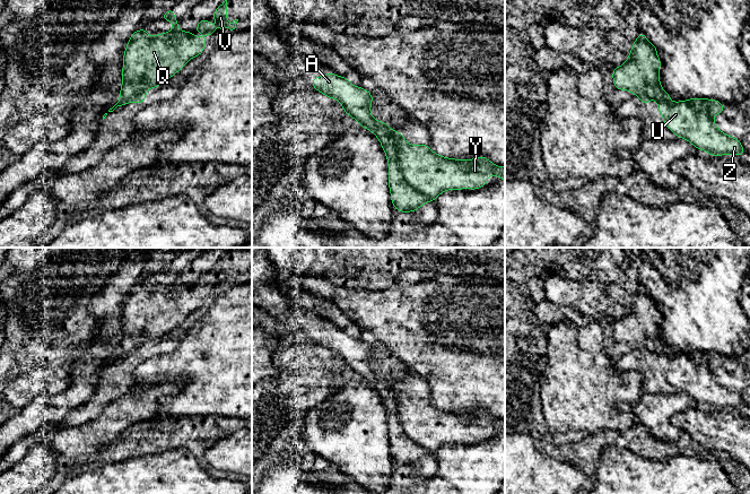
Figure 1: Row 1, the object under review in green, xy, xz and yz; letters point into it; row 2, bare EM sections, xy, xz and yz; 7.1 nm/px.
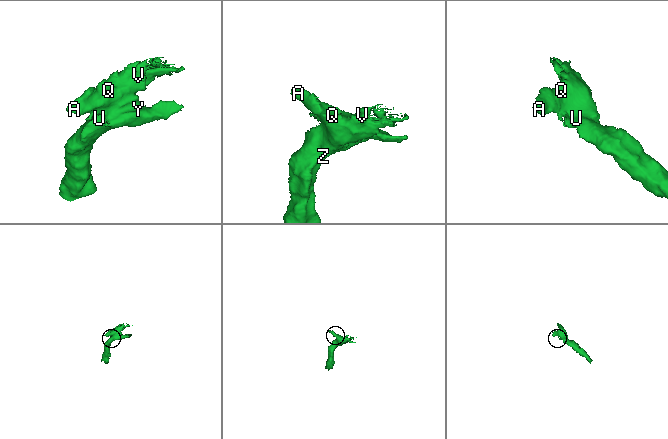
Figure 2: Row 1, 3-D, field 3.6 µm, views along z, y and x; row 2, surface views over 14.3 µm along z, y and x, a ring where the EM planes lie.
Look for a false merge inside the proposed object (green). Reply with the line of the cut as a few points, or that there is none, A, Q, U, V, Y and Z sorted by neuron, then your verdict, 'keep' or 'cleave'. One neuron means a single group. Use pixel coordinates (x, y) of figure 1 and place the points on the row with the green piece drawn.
cut xz (390, 129), (387, 135), (394, 142), (403, 179), (429, 200); groups A Q V / U Y Z; cleave

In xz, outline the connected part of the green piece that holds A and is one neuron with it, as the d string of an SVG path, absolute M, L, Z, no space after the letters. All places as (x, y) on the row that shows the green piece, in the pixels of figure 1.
M329 72L321 77L314 77L312 86L323 95L339 101L347 115L352 116L361 125L361 128L370 130L377 137L387 158L391 201L396 211L411 213L427 203L429 199L409 185L404 180L403 173L398 162L395 142L387 136L389 131L391 130L389 124L386 122L377 121L372 116L370 106L374 98L373 95L359 86L351 85L348 78Z

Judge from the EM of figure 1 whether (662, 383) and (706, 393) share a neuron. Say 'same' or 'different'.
same

